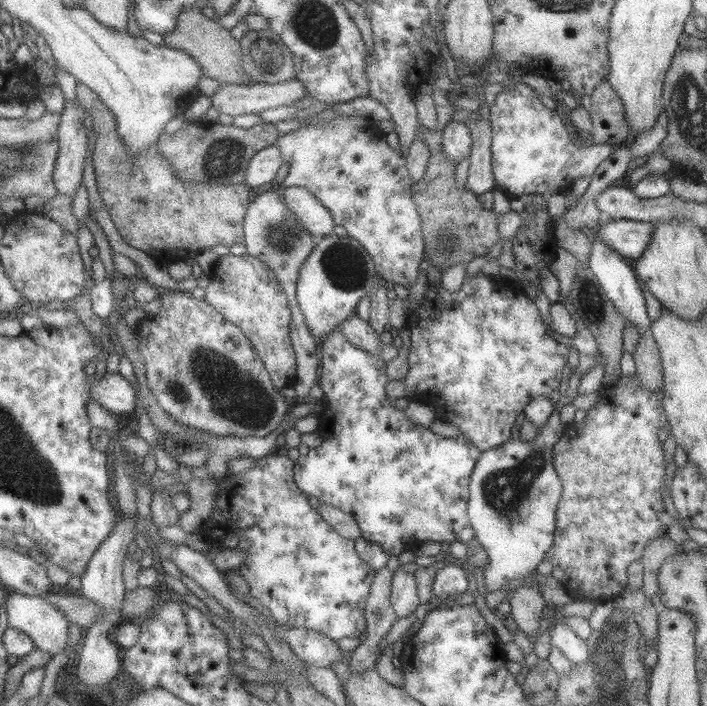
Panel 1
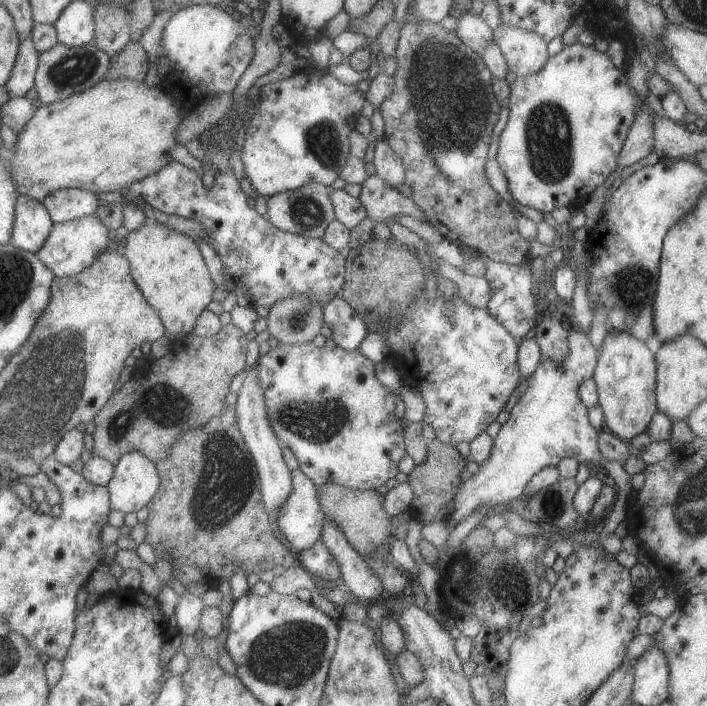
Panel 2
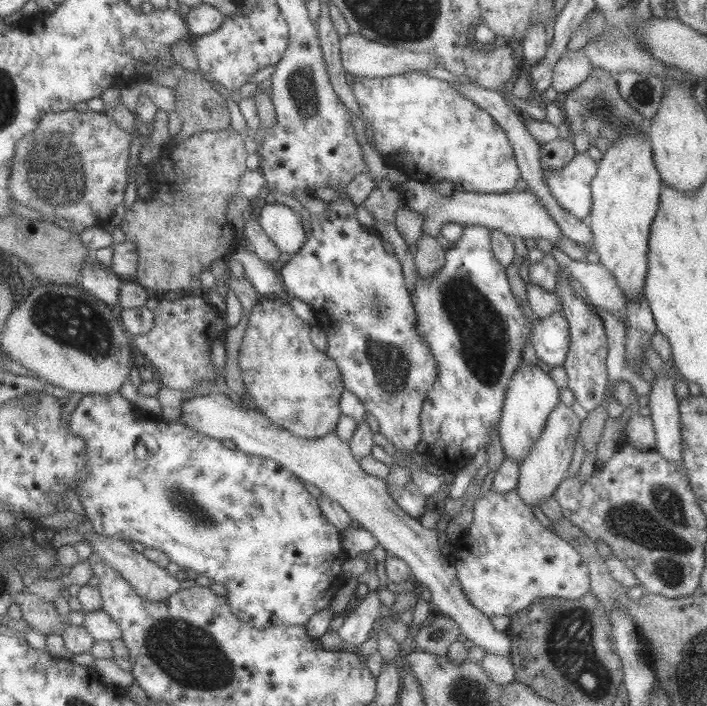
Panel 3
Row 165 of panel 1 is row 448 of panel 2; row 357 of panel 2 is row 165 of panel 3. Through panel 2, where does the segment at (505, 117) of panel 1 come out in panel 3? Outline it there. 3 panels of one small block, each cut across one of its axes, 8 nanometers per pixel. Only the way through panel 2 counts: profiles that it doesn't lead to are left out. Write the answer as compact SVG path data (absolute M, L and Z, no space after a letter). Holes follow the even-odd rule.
M587 153L575 156L559 170L552 170L545 178L547 190L559 207L577 219L588 219L591 209L590 182L597 172L597 164Z

